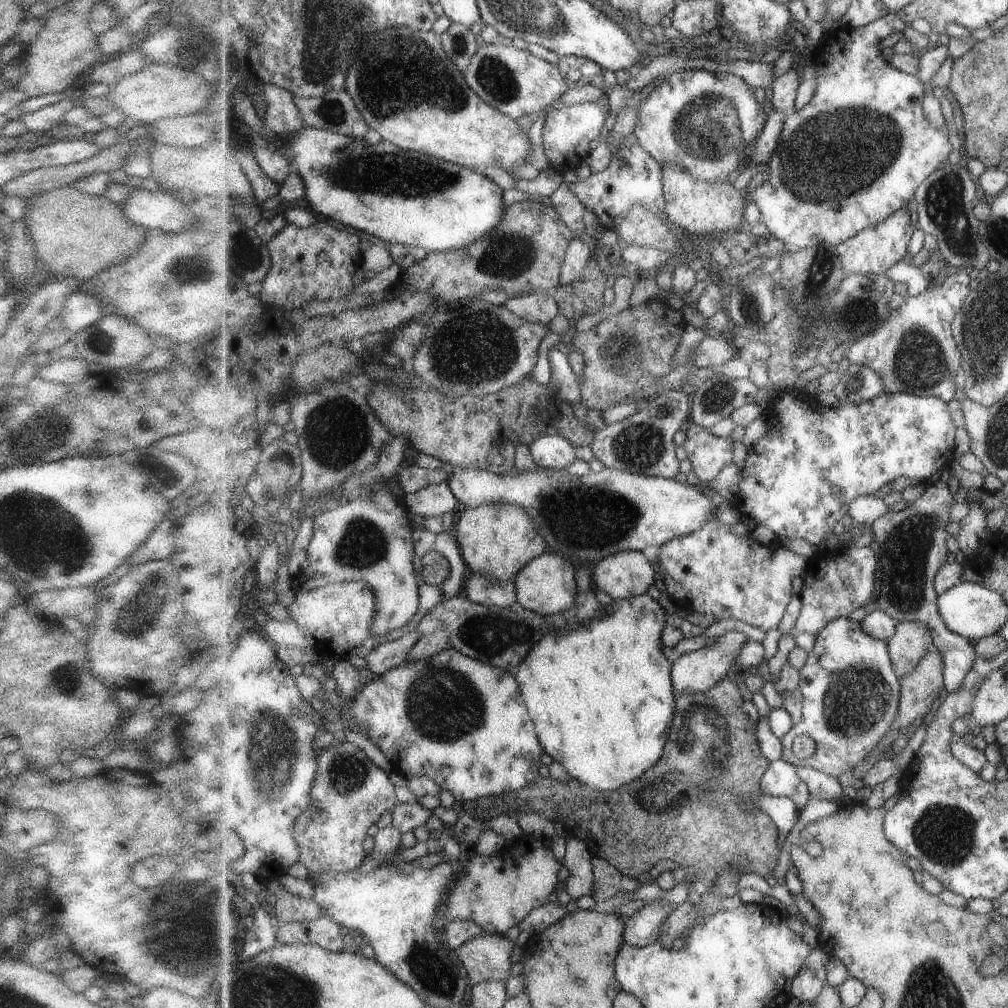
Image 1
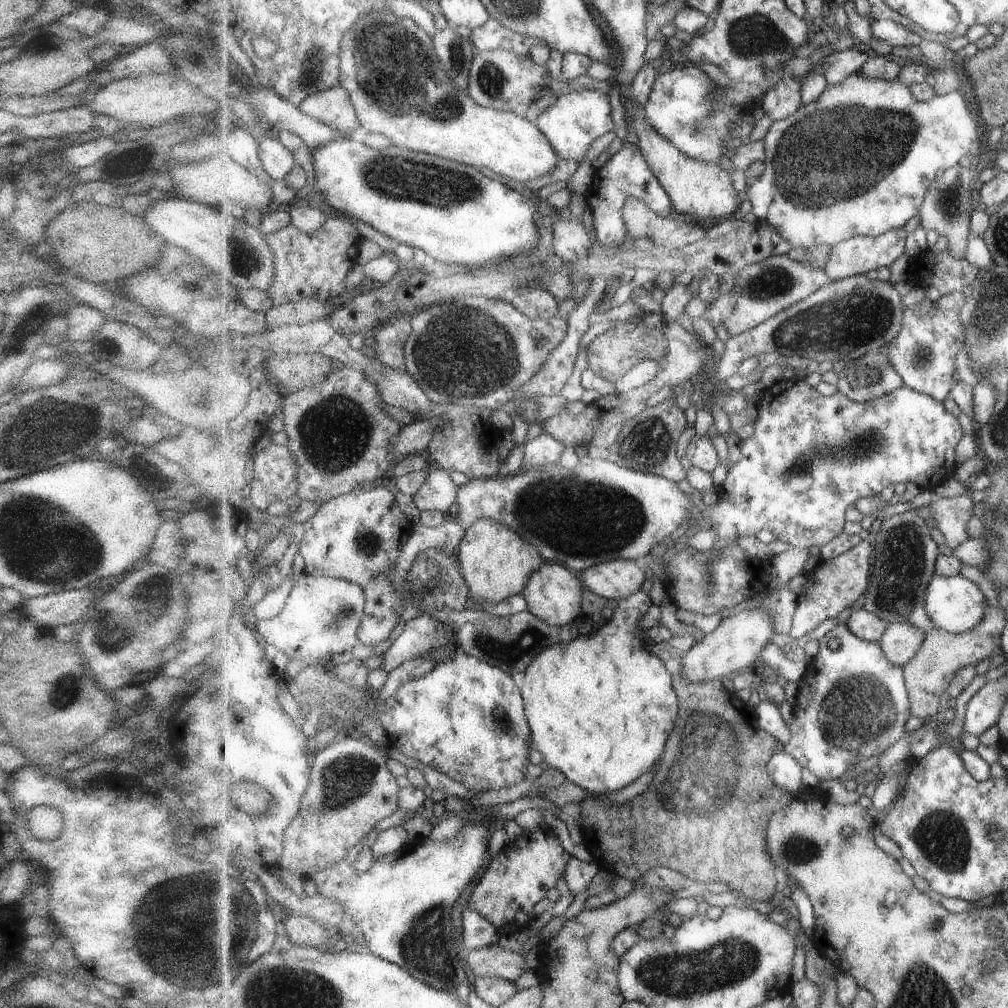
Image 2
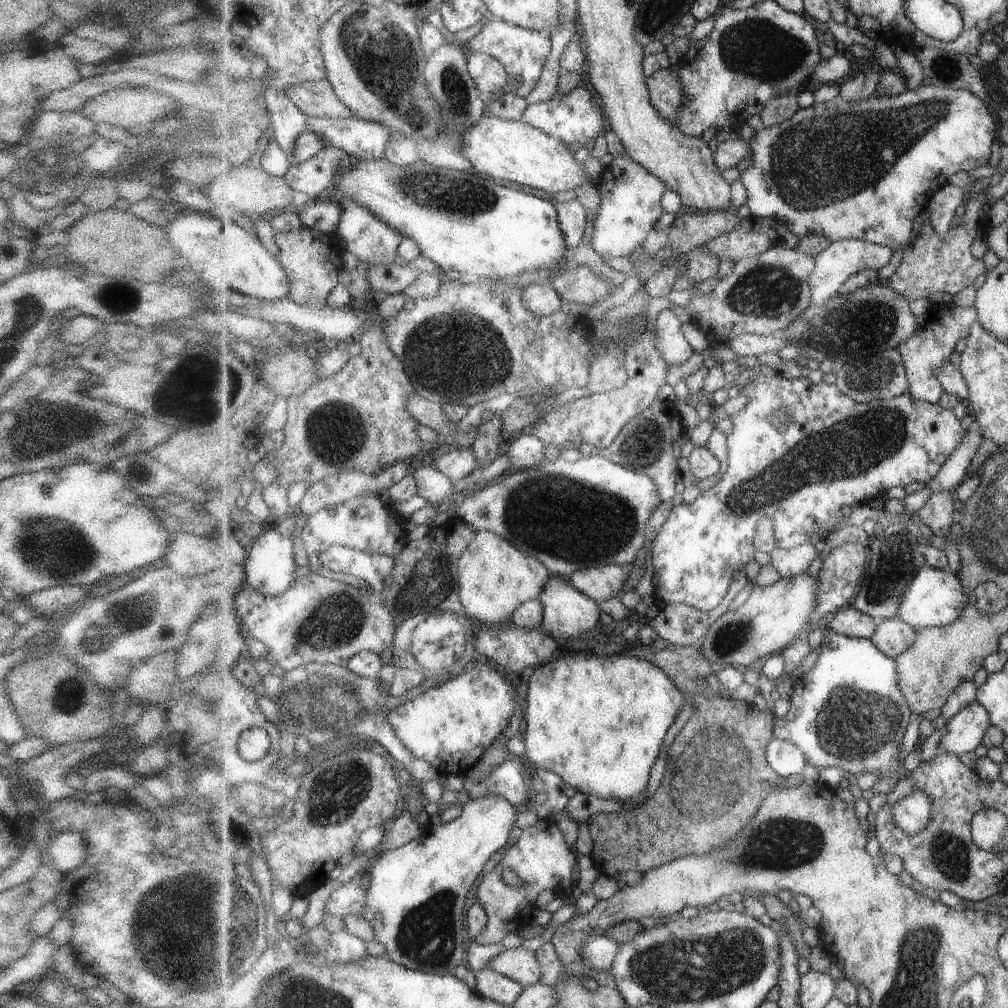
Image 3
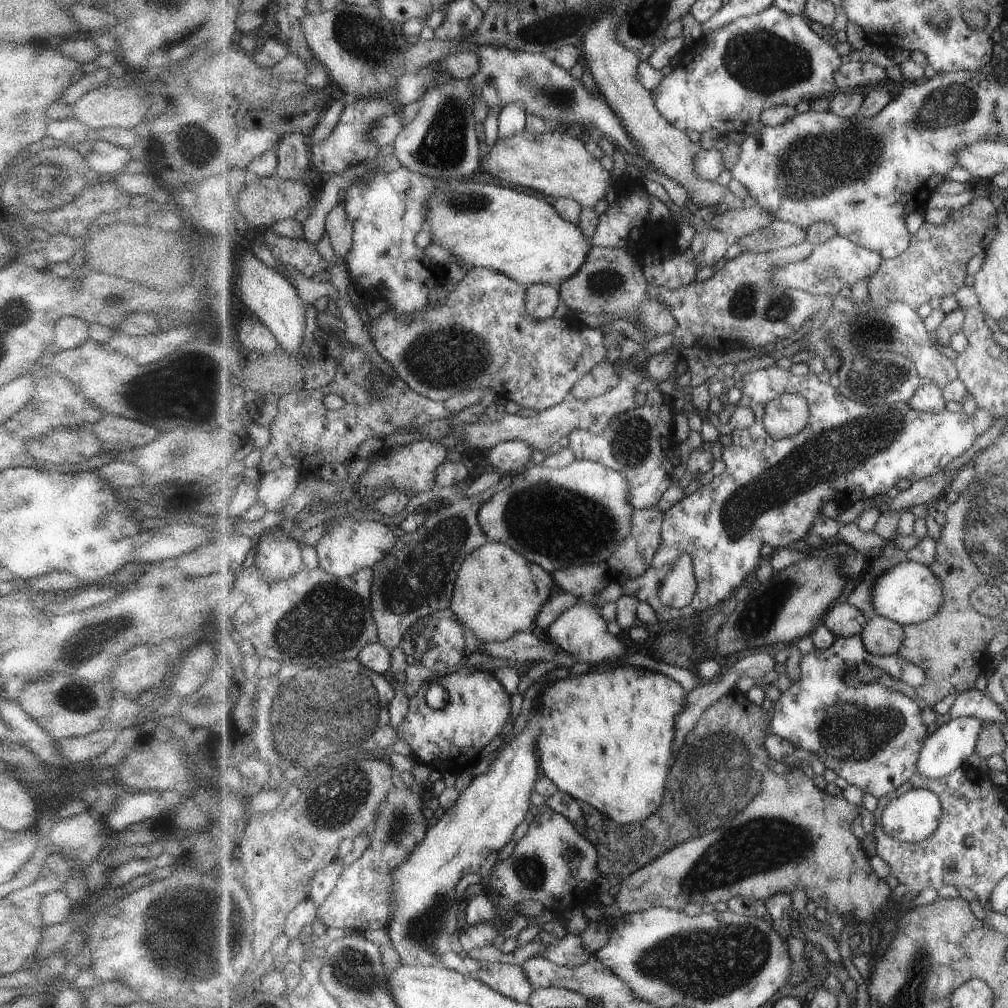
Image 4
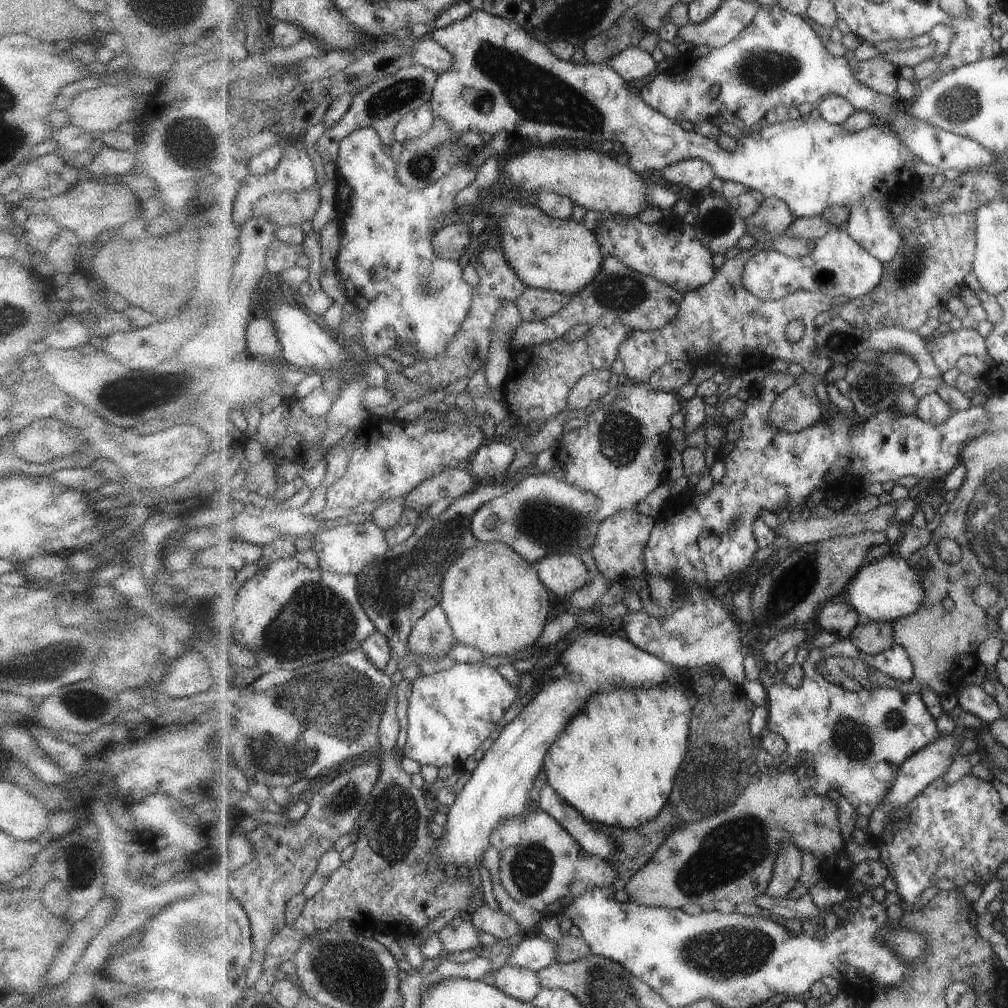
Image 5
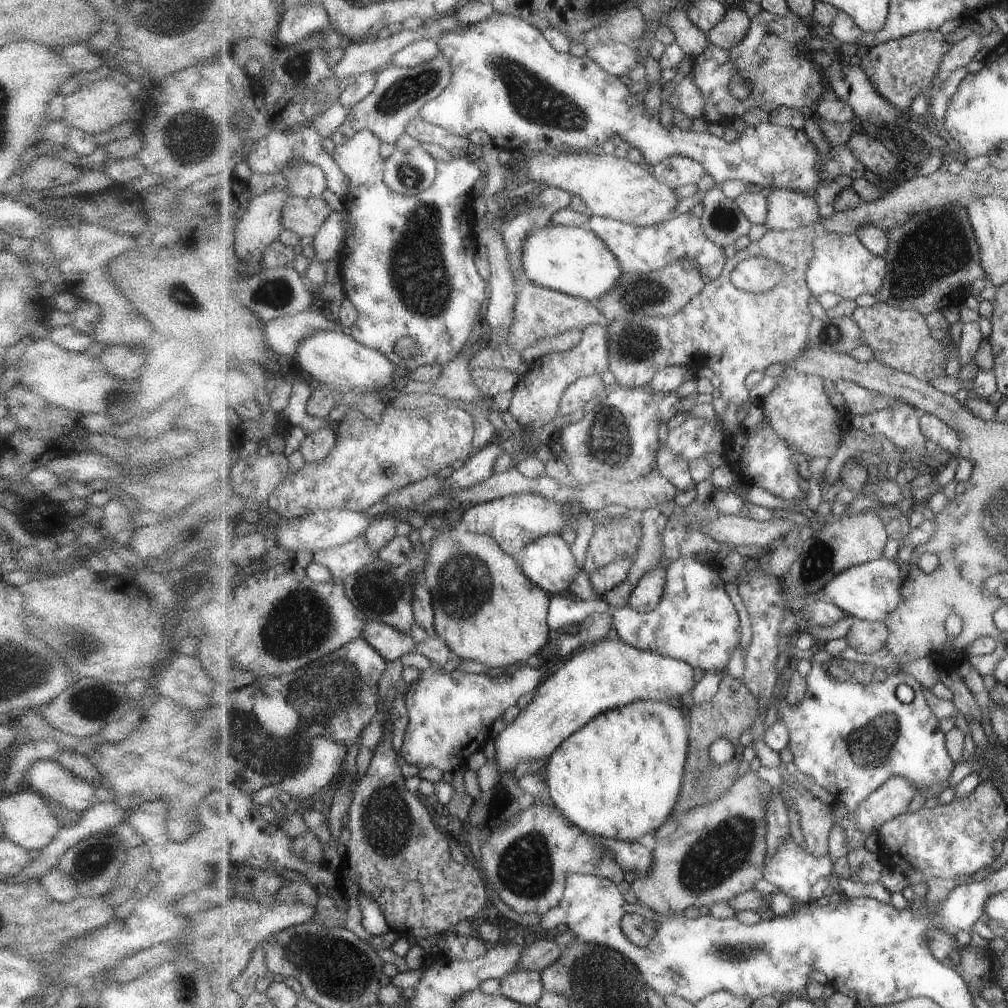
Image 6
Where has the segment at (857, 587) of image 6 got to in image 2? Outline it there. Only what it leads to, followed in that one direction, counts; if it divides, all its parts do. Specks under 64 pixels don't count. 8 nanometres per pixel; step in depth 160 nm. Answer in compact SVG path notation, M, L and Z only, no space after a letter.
M935 574L926 591L925 608L938 630L959 634L979 627L986 618L986 608L989 608L989 604L983 590L975 582L960 574L954 577L940 577Z

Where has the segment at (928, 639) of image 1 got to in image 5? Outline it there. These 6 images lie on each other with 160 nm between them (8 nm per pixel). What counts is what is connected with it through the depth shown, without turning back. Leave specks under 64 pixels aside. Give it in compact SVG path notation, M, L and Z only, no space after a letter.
M864 619L849 636L859 650L878 655L896 644L894 624Z

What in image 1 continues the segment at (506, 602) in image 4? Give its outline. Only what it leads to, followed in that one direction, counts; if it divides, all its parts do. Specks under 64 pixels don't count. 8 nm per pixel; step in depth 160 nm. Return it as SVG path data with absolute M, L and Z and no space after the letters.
M485 503L462 509L458 514L455 535L469 571L483 573L502 583L514 582L525 565L549 550L548 540L538 531L528 510L509 503Z

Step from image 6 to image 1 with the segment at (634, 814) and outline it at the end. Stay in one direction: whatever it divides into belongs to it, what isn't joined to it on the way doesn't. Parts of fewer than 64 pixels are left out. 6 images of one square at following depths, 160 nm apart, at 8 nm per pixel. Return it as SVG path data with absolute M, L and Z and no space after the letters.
M649 594L637 595L628 599L612 599L608 605L601 605L604 615L600 618L592 618L580 621L577 628L573 630L554 630L545 635L541 644L537 643L537 648L533 647L527 655L524 662L521 663L514 672L517 682L520 684L520 693L523 694L523 700L528 706L529 714L536 724L536 733L539 736L540 743L545 746L545 752L553 756L553 760L560 762L569 774L579 783L586 784L592 789L603 792L611 792L630 783L635 778L639 778L643 772L647 772L652 766L661 760L664 755L667 741L669 740L669 731L676 715L676 693L672 683L672 665L669 658L663 652L664 634L667 624L667 612L665 608L656 600L653 600Z

